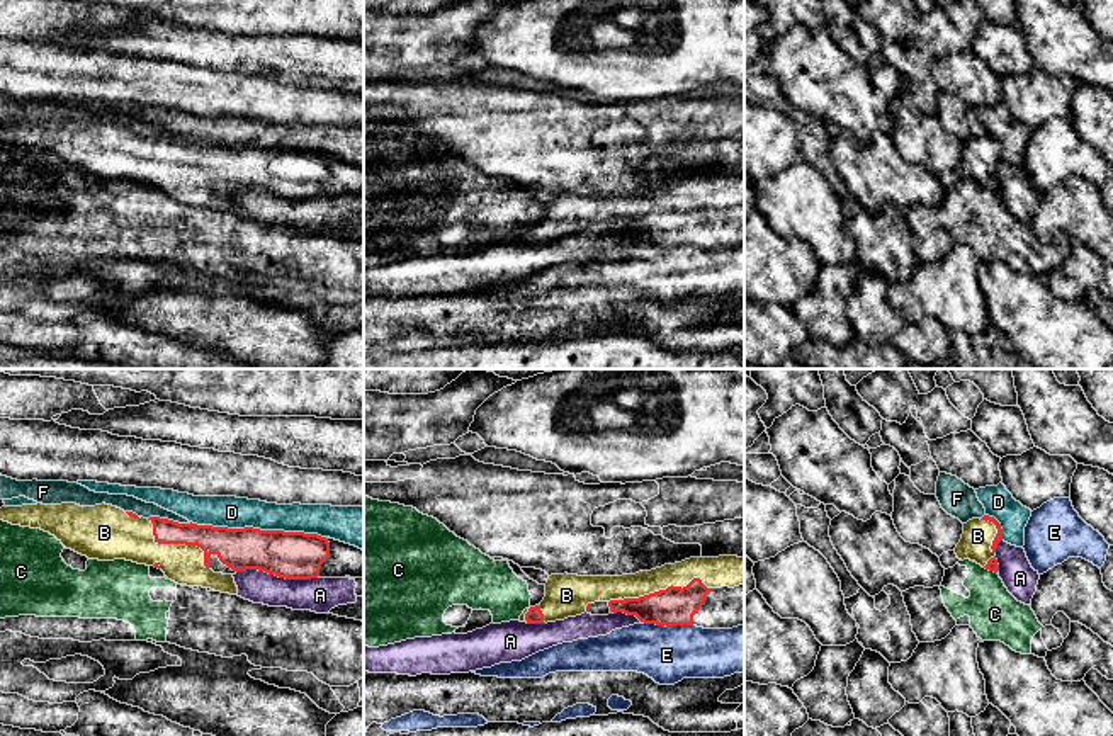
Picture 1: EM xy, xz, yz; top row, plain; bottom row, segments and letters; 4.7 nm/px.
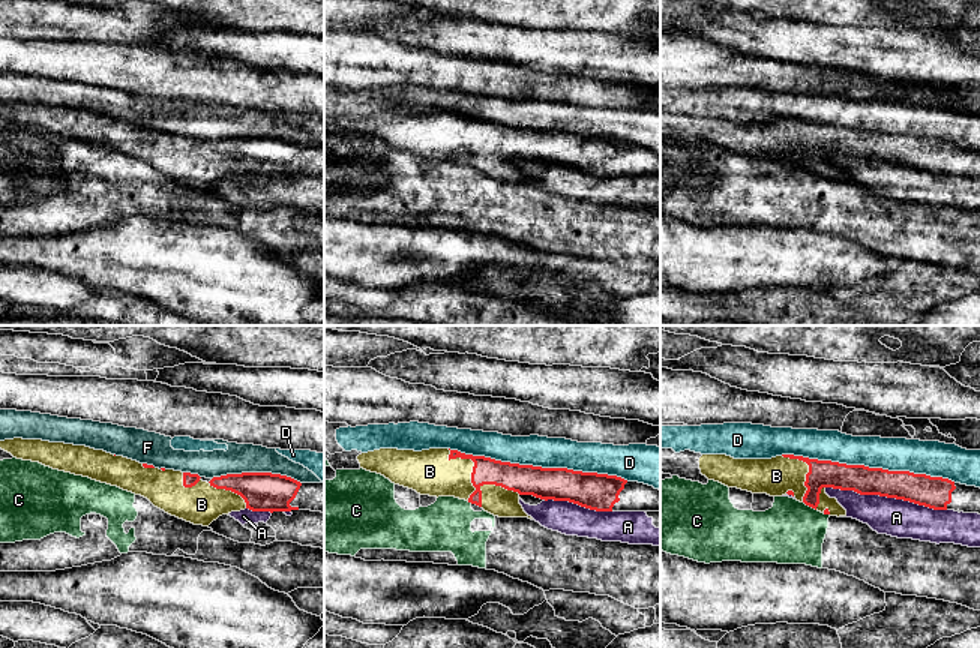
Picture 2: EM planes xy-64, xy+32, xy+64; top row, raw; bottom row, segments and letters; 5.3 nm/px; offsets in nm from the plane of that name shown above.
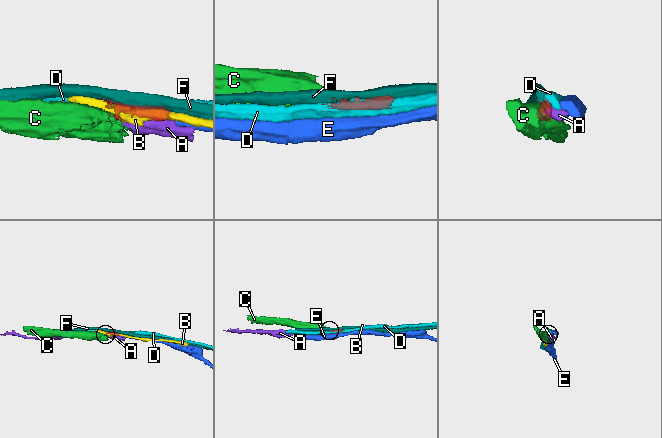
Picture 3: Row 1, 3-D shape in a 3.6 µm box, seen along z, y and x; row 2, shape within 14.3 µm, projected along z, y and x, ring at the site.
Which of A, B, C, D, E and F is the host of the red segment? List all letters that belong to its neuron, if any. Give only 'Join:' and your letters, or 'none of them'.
Join: B

